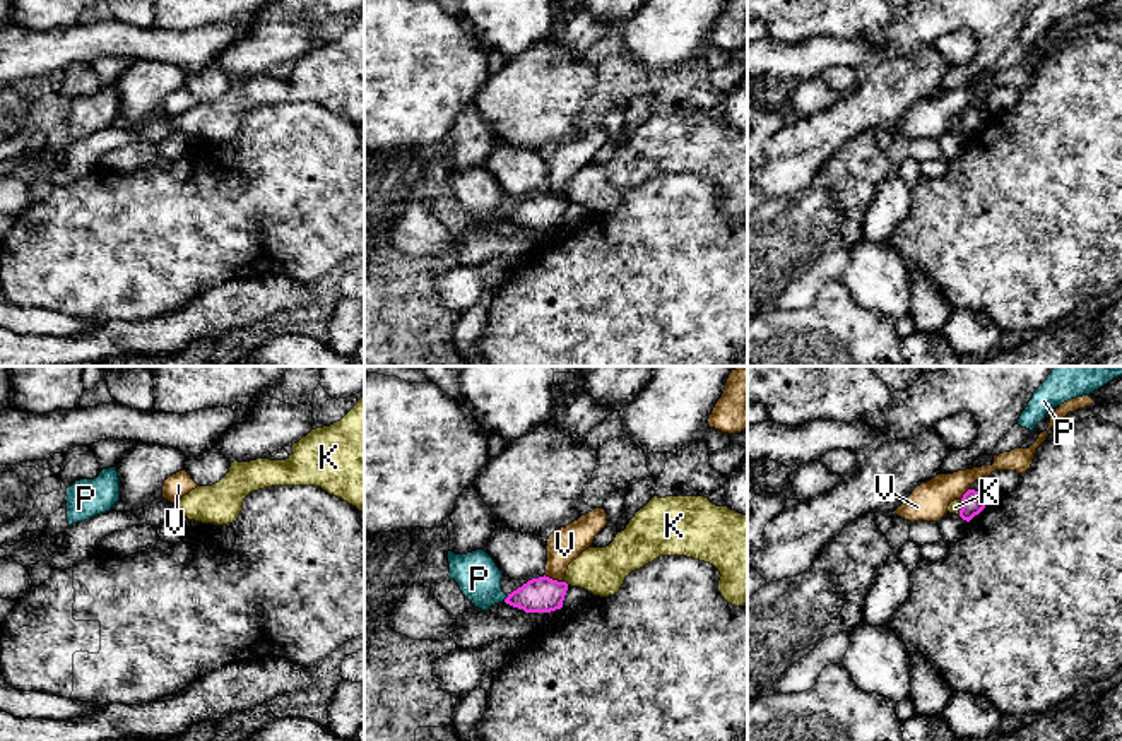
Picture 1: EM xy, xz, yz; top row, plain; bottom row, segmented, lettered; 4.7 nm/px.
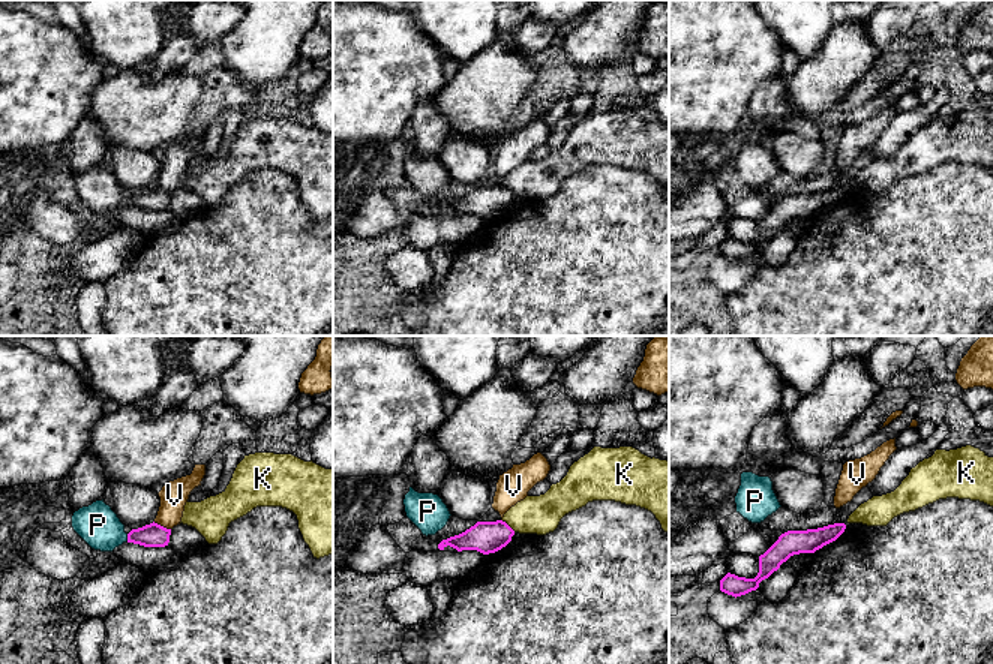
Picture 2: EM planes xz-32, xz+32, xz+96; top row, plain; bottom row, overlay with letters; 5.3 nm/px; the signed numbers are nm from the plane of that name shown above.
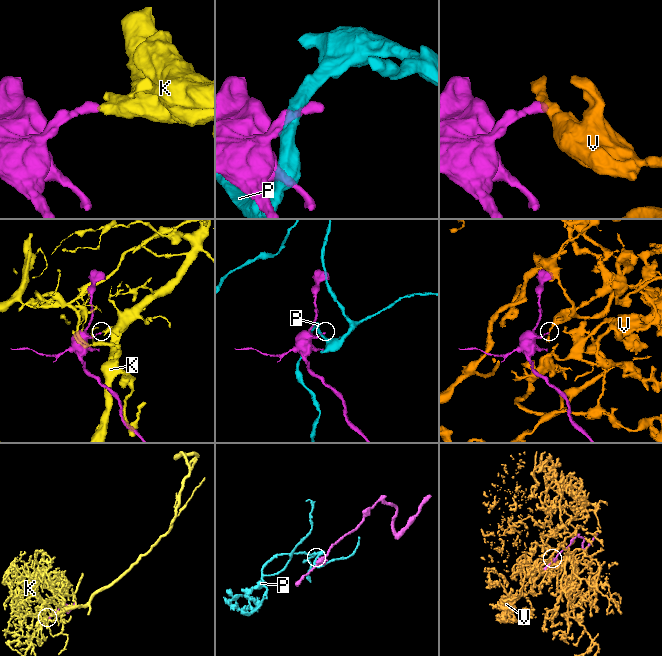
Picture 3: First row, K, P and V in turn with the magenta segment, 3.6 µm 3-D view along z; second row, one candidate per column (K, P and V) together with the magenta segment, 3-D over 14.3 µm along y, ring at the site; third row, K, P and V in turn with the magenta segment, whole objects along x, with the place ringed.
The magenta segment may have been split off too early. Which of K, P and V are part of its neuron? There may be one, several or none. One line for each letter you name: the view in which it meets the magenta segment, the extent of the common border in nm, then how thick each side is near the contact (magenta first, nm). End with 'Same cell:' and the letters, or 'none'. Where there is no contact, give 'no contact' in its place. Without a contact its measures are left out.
Same cell: none

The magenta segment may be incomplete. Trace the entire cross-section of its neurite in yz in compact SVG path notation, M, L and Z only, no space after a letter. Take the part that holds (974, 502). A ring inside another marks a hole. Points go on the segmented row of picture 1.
M968 489L961 498L961 510L960 517L966 522L970 522L975 515L978 515L989 501L989 496L985 496L980 491Z

